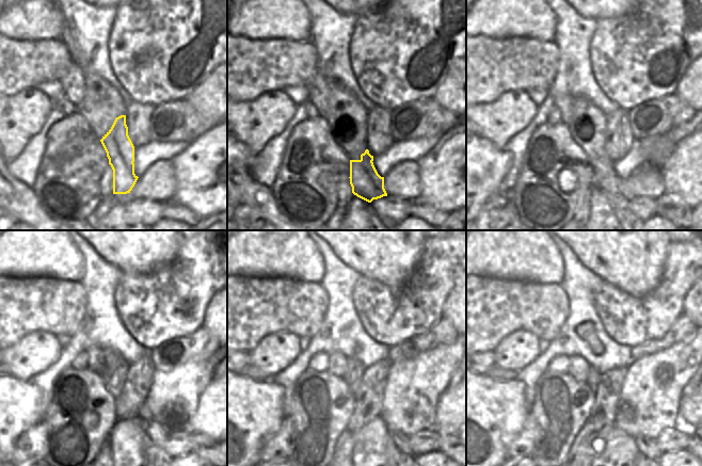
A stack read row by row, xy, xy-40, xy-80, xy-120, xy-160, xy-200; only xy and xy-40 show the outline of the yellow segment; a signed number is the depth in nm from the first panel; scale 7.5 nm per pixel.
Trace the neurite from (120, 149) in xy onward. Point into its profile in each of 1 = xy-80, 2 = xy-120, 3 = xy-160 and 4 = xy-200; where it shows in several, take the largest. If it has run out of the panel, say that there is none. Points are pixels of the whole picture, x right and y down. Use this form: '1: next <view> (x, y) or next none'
1: next xy-80 (605, 178)
2: next xy-120 (157, 432)
3: next xy-160 (401, 440)
4: next xy-200 (648, 447)

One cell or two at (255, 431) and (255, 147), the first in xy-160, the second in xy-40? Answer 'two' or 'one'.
two

